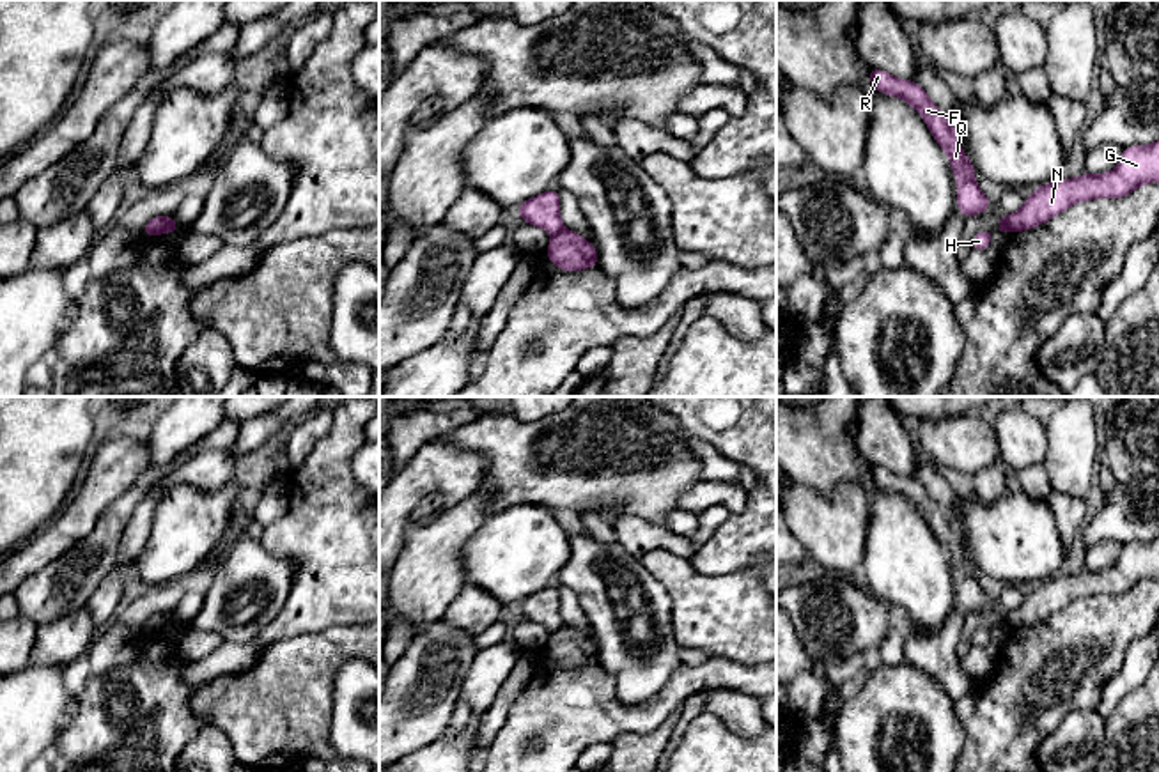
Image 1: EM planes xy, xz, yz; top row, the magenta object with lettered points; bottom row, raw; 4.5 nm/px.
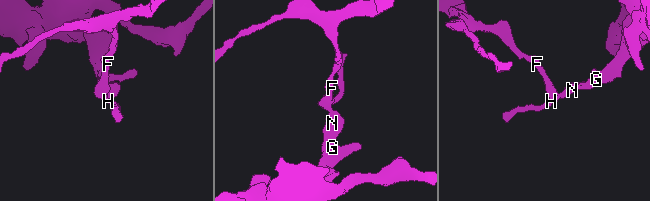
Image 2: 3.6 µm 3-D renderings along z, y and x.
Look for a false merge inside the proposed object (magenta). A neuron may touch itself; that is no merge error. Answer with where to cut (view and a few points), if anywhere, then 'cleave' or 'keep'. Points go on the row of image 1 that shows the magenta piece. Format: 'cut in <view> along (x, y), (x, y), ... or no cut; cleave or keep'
cut in xz along (564, 227), (553, 236); cleave

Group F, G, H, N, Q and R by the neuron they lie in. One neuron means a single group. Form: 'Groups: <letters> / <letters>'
Groups: F H Q R / G N

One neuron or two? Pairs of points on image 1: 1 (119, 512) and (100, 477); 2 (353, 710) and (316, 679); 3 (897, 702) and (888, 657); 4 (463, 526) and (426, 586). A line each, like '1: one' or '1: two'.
1: two
2: two
3: two
4: one

